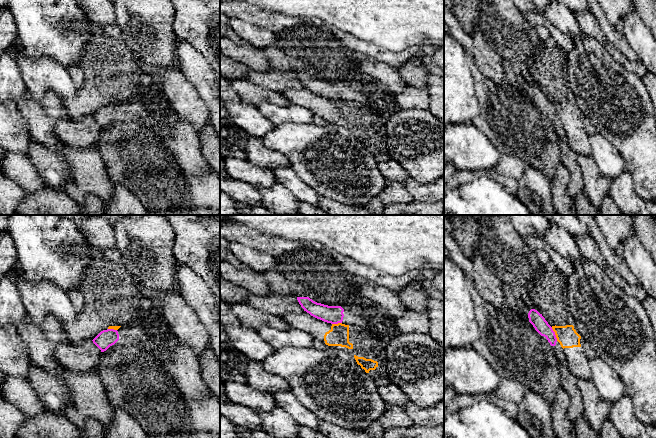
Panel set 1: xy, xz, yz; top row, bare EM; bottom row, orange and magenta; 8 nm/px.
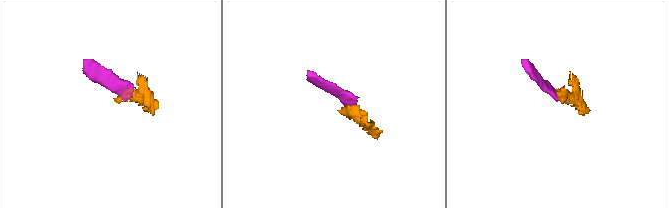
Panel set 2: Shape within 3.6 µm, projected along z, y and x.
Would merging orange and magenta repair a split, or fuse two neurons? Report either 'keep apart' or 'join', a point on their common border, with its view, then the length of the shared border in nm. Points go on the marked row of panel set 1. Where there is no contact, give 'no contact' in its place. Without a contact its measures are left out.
keep apart; contact yz (555, 334); length 120 nm

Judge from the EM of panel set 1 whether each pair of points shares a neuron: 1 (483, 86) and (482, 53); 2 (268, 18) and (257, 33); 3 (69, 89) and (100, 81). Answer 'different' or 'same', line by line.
1: different
2: different
3: different

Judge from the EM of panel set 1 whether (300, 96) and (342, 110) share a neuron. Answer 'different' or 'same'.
same

